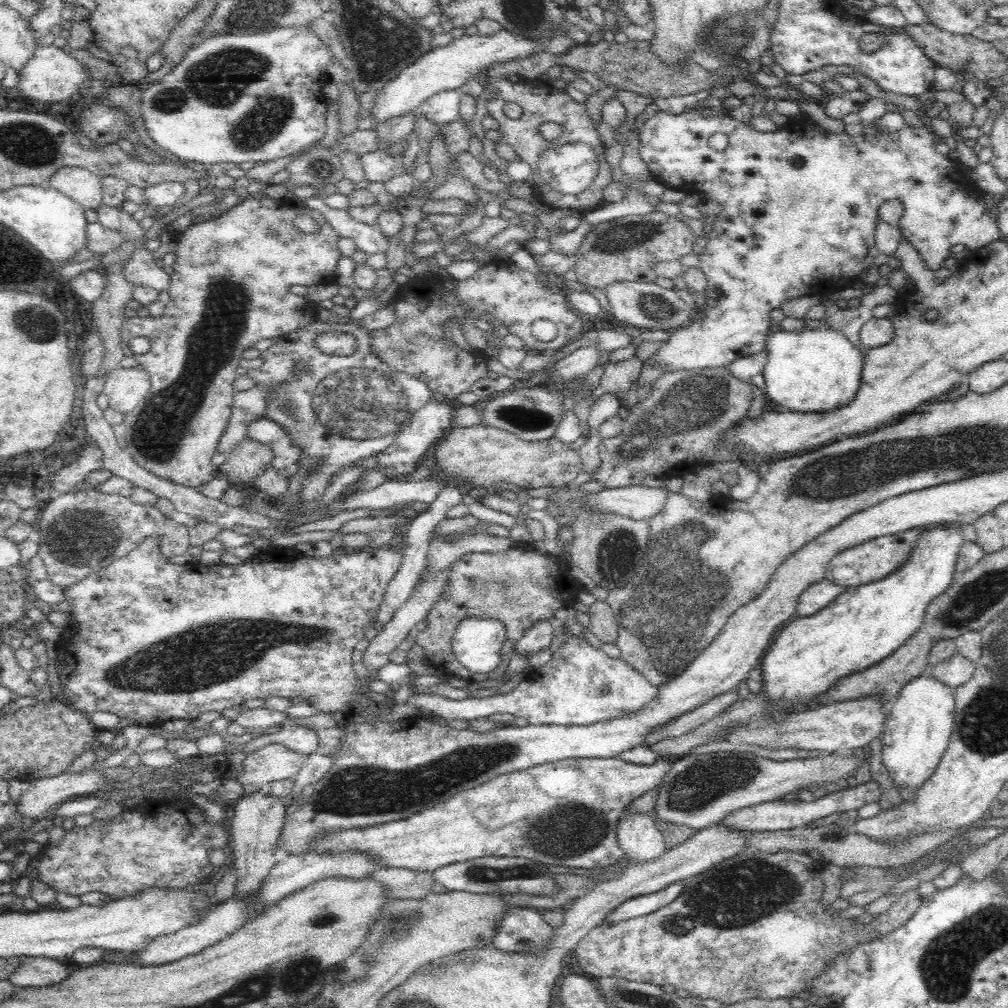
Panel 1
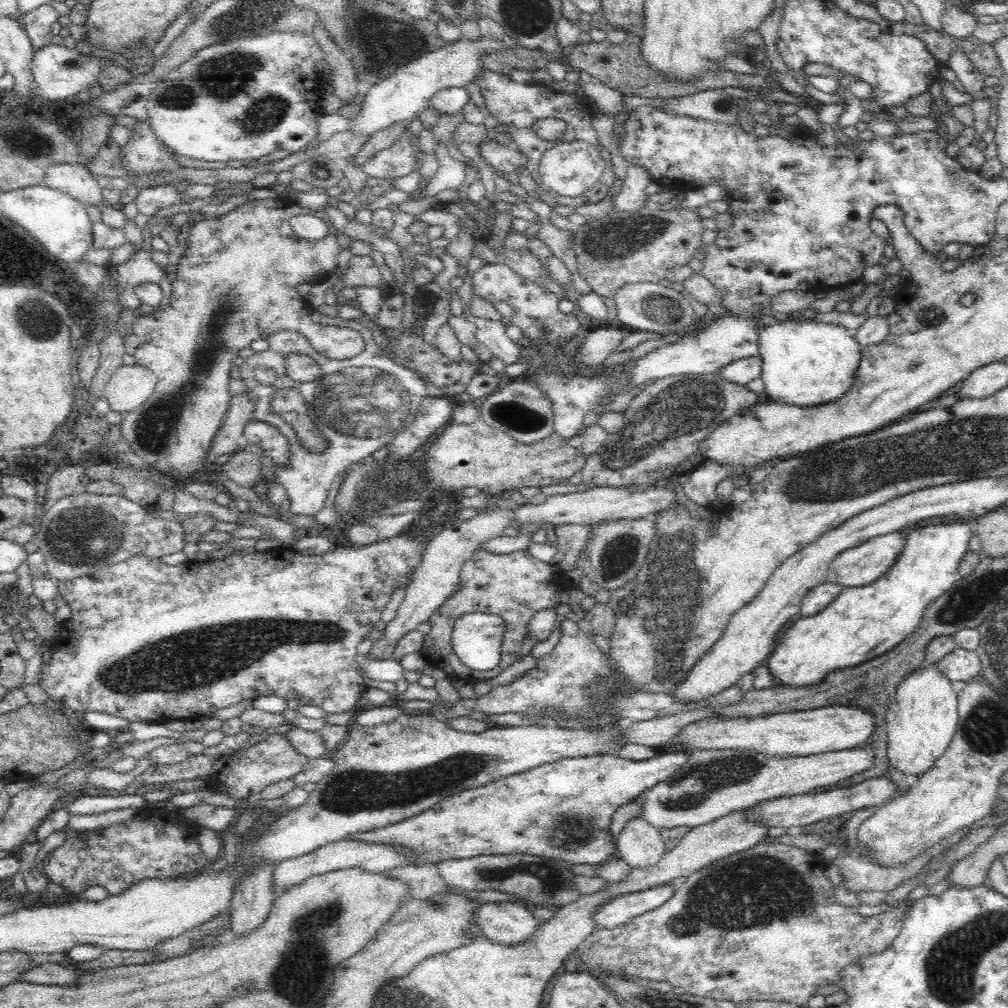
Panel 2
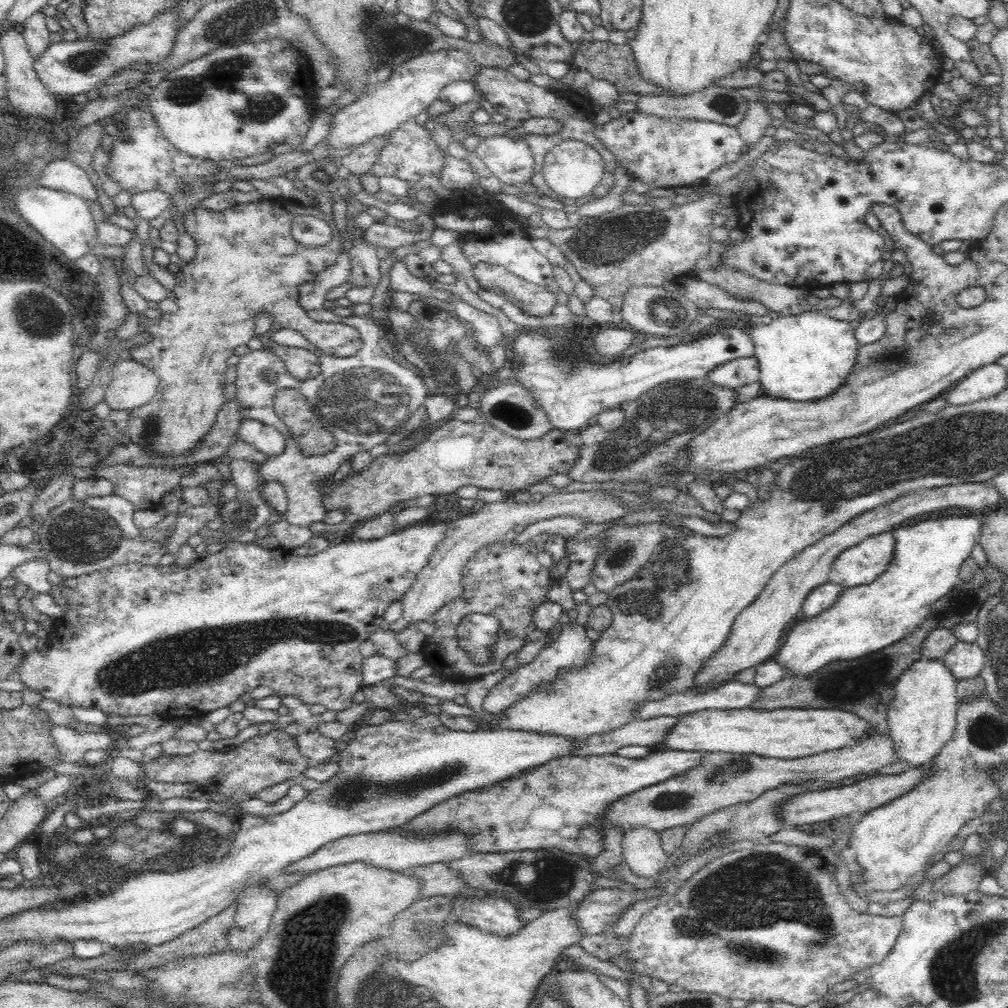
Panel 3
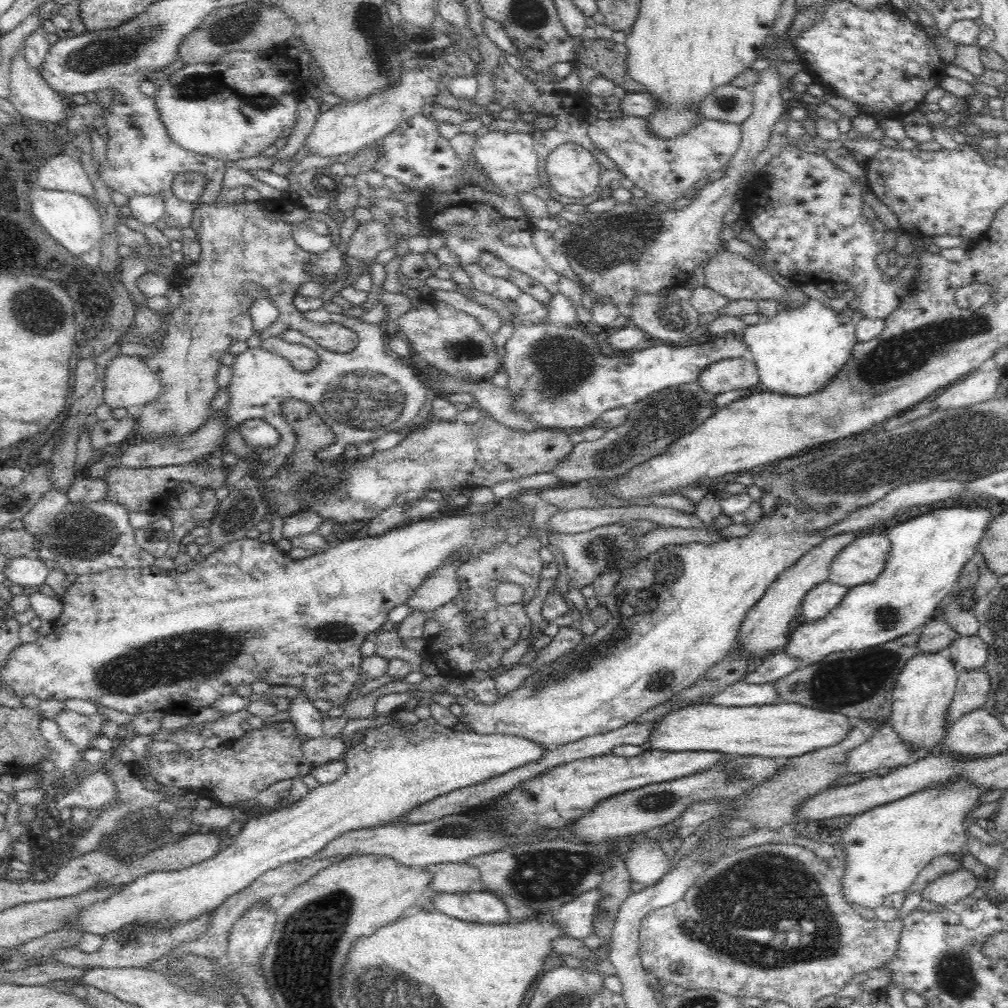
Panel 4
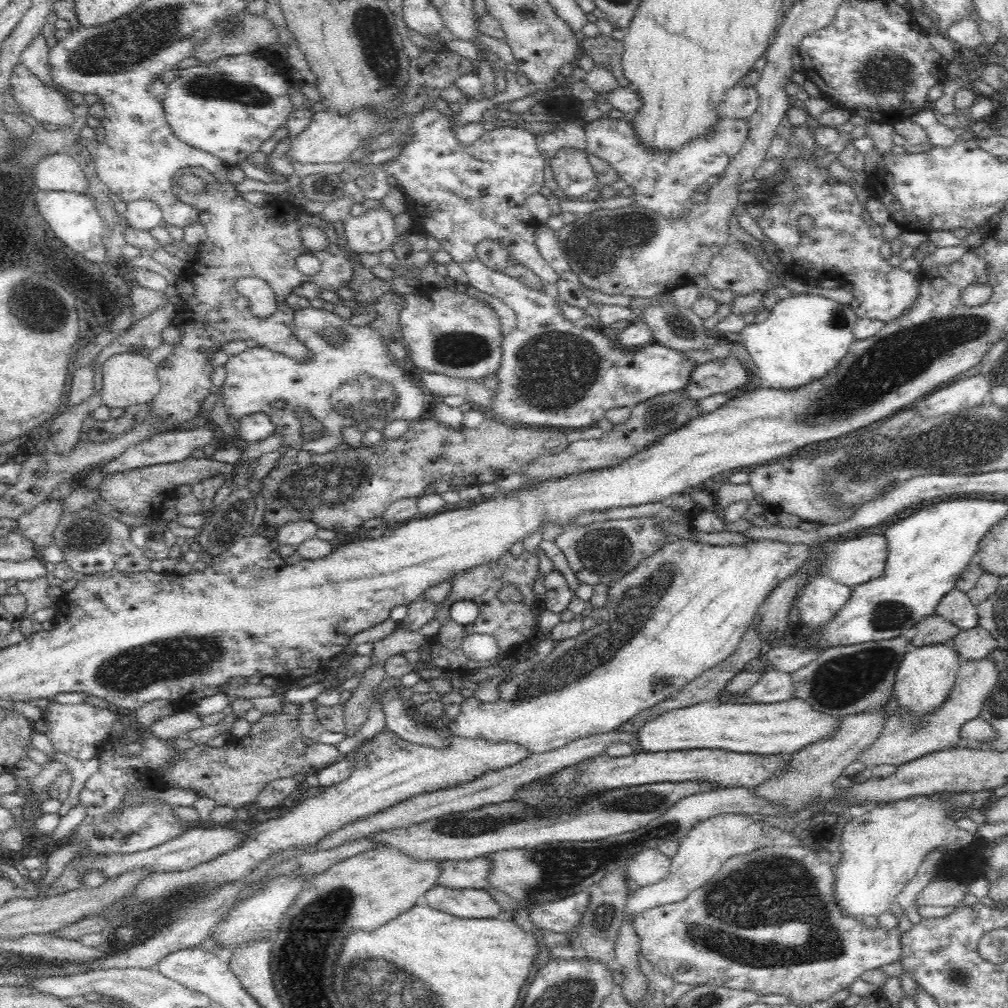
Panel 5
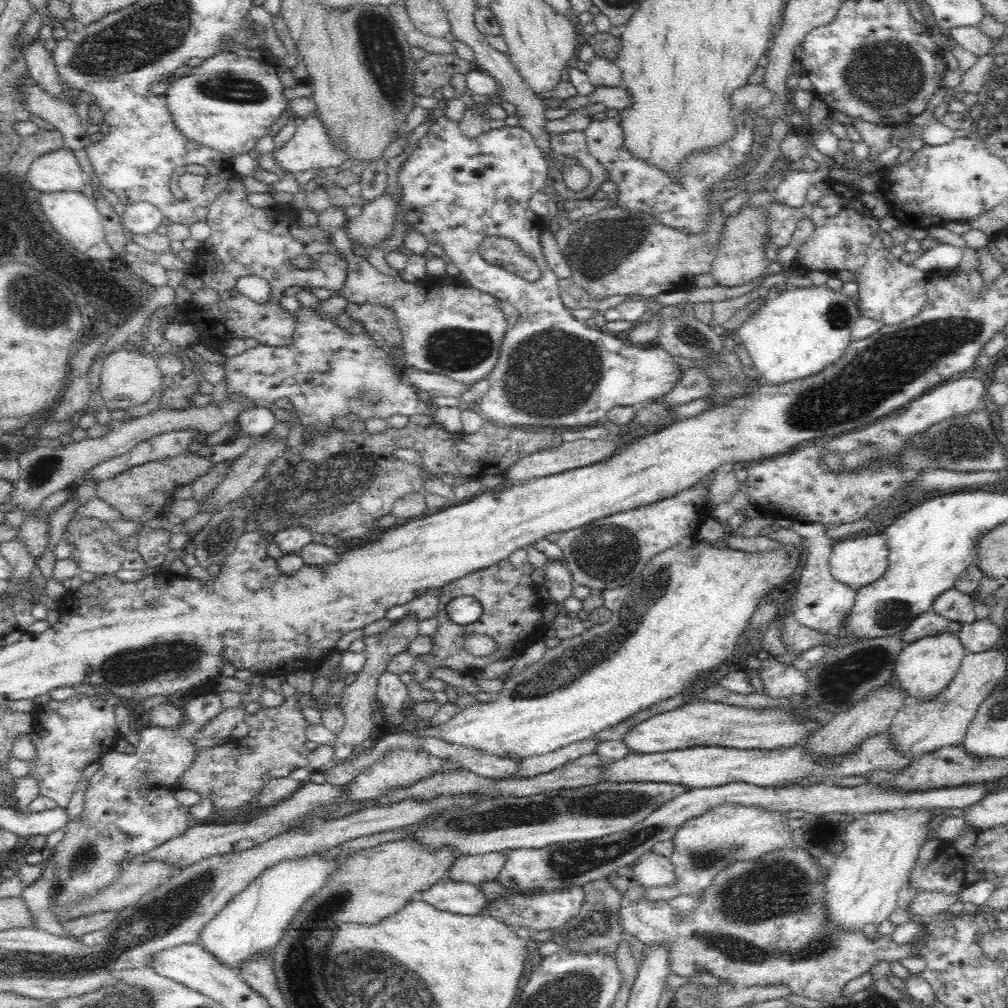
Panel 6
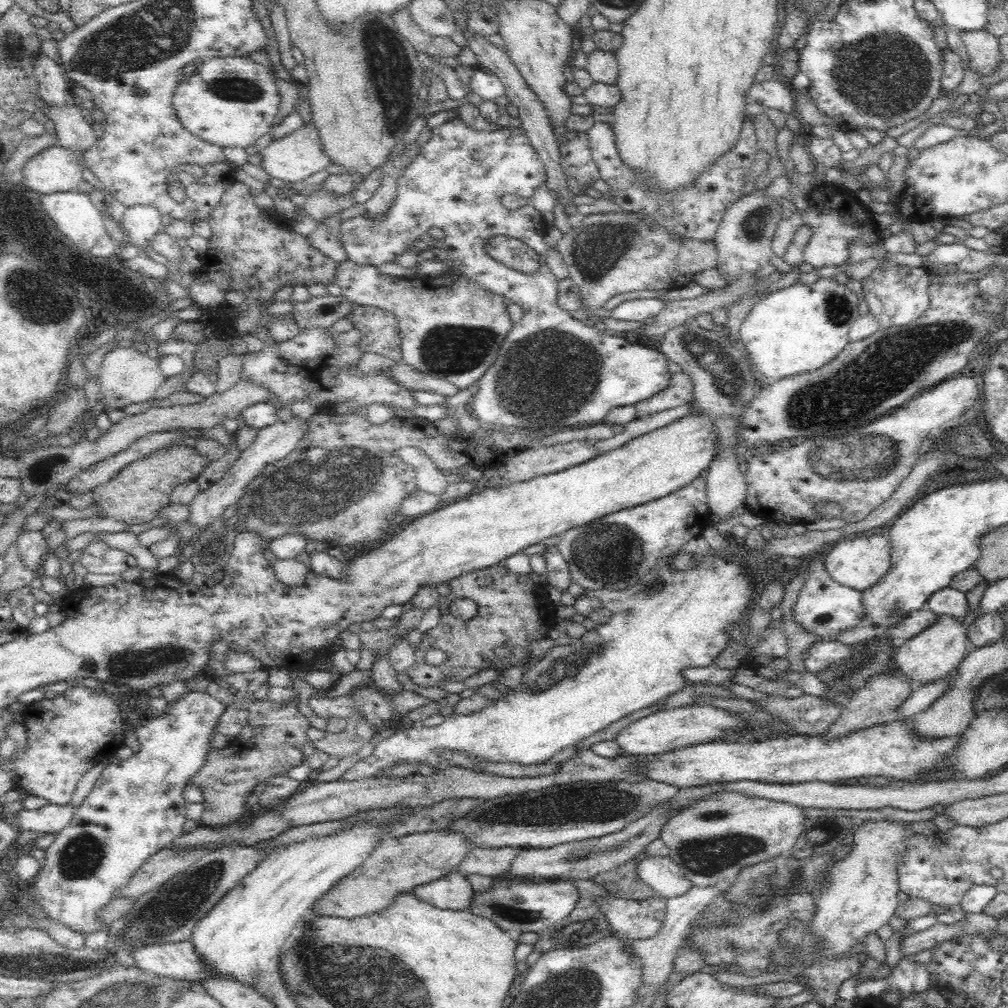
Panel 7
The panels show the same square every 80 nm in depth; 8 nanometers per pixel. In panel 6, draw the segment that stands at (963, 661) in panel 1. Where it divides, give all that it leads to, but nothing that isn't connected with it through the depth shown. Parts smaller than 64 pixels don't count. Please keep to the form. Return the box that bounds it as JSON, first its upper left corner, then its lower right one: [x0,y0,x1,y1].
[959,617,1001,653]

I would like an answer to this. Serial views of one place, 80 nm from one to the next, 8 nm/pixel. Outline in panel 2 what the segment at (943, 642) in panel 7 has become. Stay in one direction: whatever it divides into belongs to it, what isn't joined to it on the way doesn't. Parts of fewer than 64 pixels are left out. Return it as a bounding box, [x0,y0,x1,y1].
[885,666,959,780]

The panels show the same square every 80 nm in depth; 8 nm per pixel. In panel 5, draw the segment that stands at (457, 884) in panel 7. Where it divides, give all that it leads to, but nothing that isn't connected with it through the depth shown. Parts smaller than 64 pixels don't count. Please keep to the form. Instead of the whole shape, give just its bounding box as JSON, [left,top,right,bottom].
[423,883,503,919]

